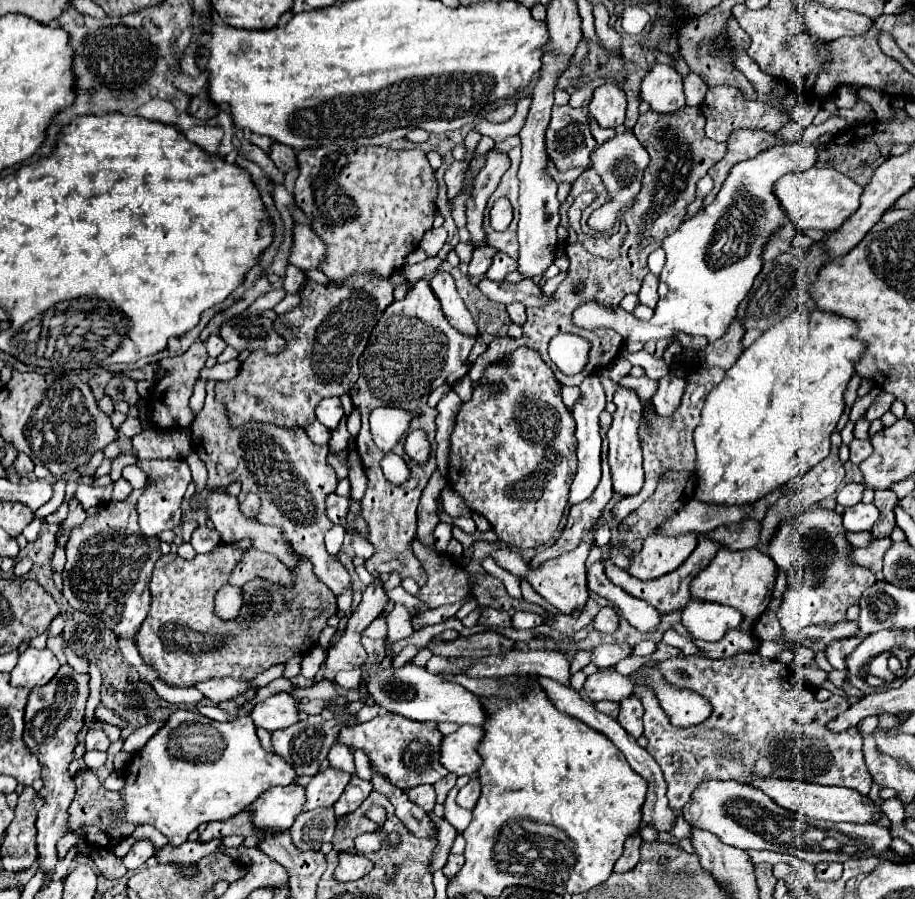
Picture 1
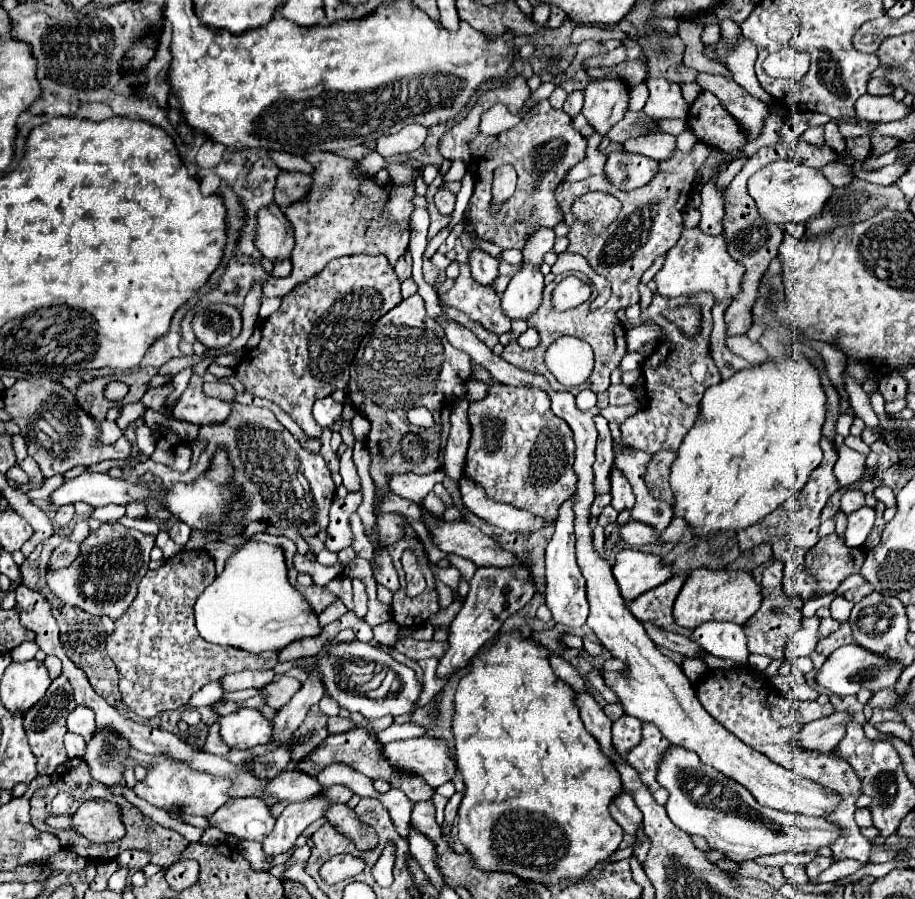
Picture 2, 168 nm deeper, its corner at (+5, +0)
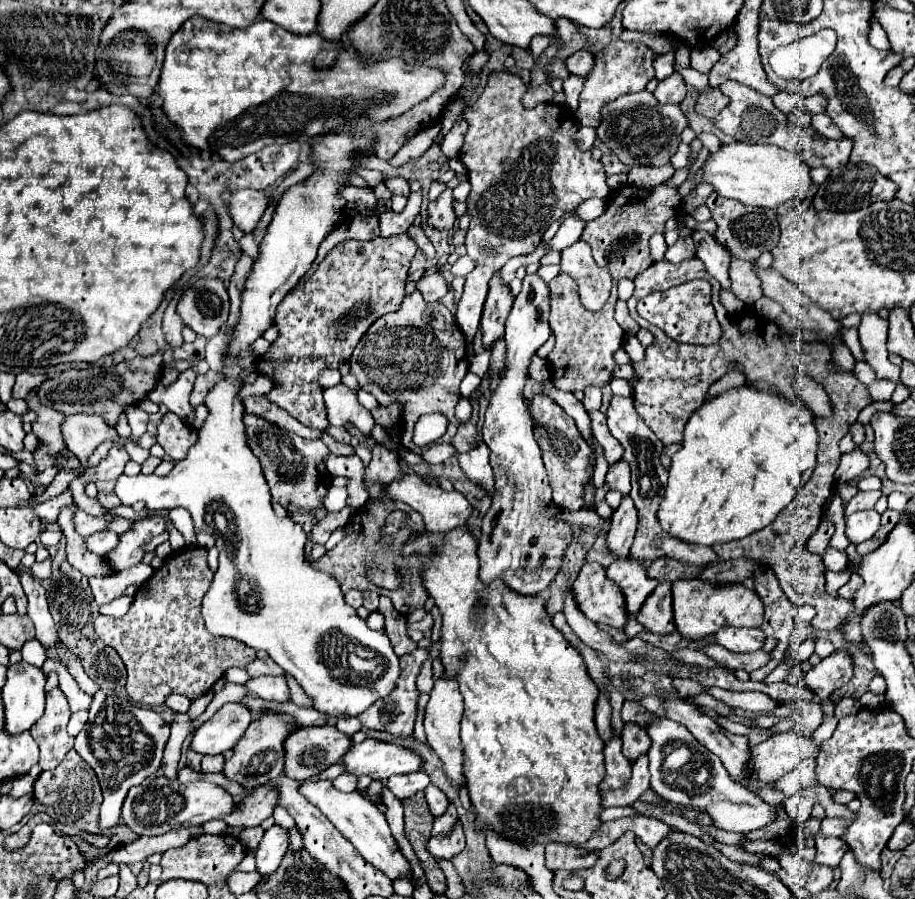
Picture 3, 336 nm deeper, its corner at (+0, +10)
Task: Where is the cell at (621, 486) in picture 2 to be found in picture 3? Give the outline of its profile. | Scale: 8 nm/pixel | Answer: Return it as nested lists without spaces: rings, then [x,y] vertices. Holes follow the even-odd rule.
[[[623,496],[621,506],[611,516],[611,530],[607,532],[609,548],[625,558],[633,544],[633,536],[637,530],[637,508],[633,506],[631,496]]]

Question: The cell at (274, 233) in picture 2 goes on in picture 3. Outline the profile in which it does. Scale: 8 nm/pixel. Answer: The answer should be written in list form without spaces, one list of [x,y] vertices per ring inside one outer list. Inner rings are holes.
[[[239,190],[225,198],[231,206],[231,216],[235,226],[243,234],[253,234],[261,216],[265,214],[265,206],[269,206],[269,196],[257,190]]]

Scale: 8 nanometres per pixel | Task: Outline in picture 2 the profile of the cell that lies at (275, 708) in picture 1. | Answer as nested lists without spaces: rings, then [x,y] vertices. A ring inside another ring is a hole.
[[[244,708],[220,718],[220,738],[230,750],[246,750],[266,744],[272,736],[272,724],[252,708]]]

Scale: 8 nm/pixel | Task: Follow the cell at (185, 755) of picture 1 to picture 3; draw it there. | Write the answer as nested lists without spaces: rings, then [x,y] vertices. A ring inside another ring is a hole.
[[[307,778],[307,780],[299,782],[299,790],[313,806],[317,806],[333,822],[333,826],[357,848],[357,852],[369,864],[383,870],[391,880],[407,878],[407,876],[413,878],[407,858],[395,846],[393,834],[389,830],[389,824],[387,824],[385,816],[377,810],[377,806],[371,800],[367,800],[359,792],[349,792],[349,794],[339,792],[339,790],[335,790],[335,786],[329,780],[311,780],[311,778]]]

